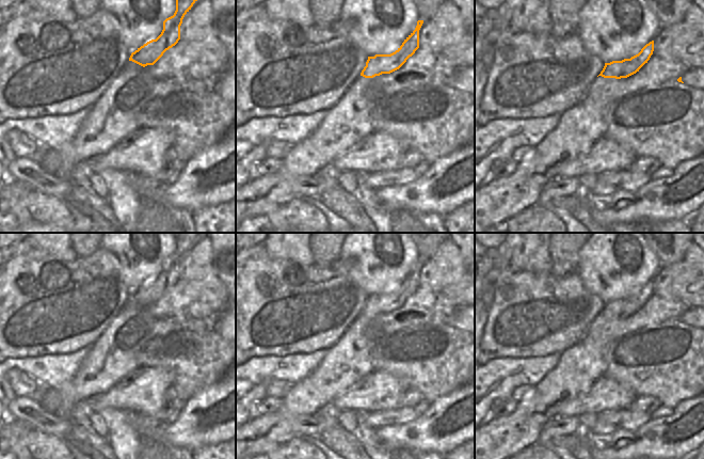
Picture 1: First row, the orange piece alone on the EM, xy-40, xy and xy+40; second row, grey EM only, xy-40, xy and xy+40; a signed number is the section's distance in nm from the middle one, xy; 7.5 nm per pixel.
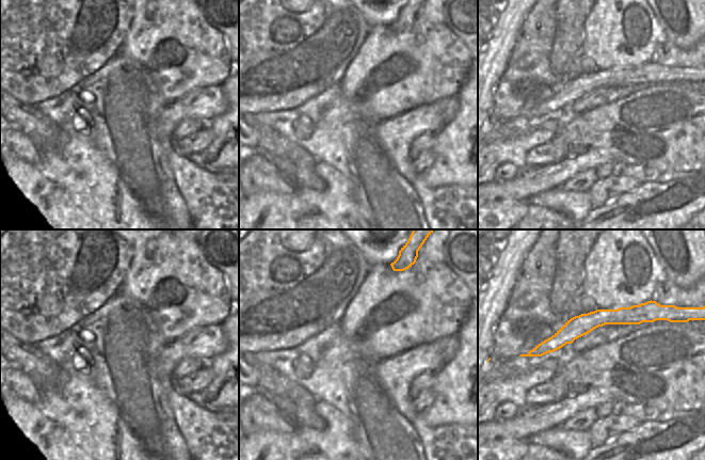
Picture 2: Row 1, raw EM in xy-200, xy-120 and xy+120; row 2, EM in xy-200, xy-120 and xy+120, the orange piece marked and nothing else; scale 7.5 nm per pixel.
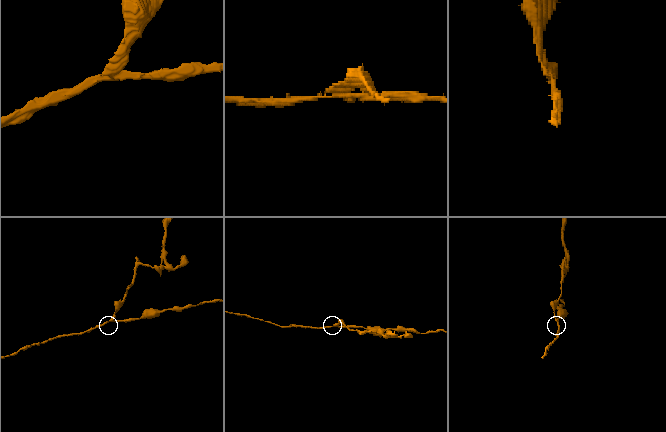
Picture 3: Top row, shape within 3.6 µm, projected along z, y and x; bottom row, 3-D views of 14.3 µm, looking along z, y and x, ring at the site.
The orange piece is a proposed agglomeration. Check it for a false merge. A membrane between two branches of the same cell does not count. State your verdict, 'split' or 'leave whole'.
split

